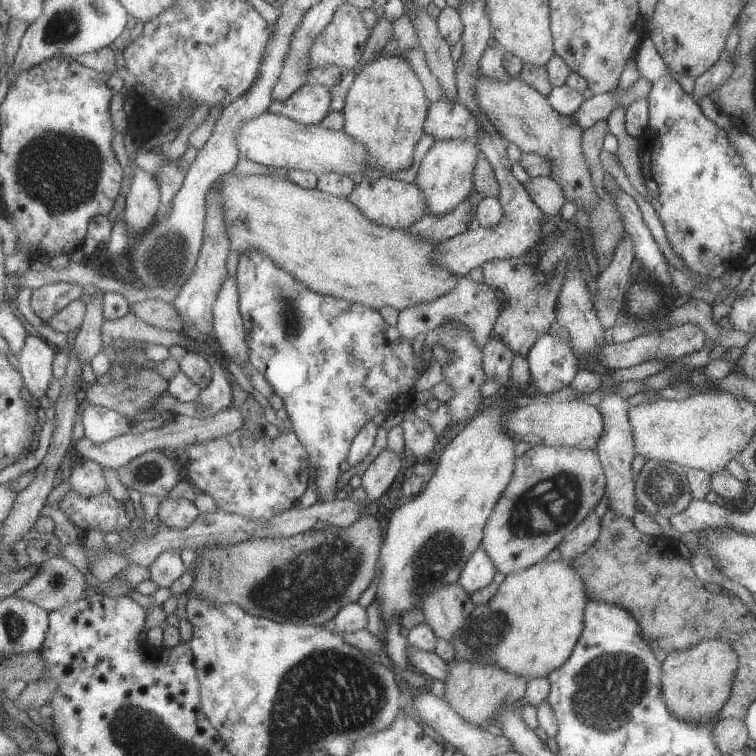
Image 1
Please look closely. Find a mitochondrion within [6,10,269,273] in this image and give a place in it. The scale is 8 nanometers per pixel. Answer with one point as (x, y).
(60, 171)

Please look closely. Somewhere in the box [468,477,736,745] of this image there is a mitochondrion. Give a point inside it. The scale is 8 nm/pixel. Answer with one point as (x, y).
(607, 690)

